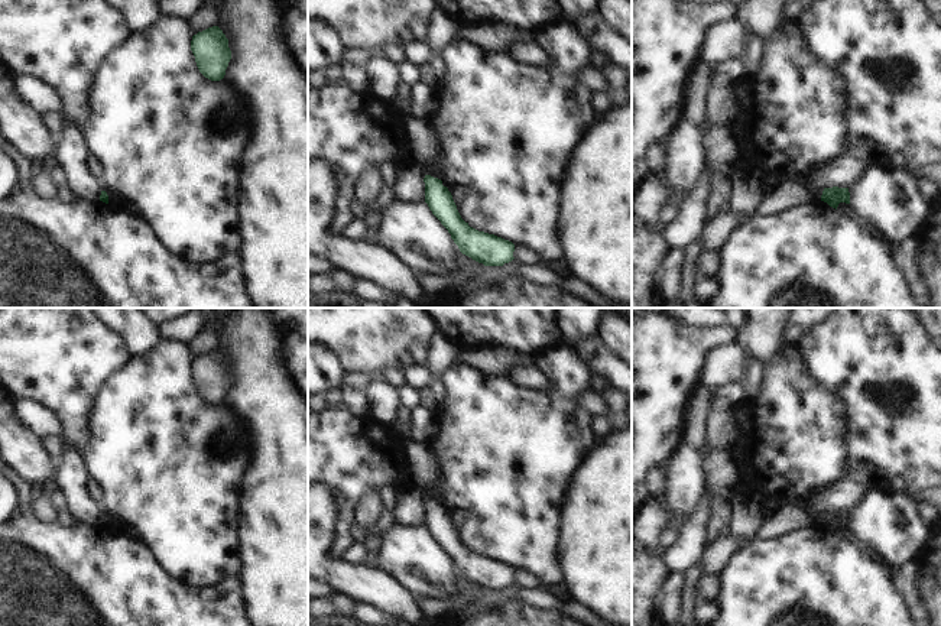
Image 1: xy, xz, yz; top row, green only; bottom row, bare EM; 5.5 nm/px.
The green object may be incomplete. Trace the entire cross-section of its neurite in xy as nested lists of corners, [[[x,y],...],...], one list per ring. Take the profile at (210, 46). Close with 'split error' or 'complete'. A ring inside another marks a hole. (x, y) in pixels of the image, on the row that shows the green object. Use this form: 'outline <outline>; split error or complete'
outline [[[218,26],[208,27],[192,36],[191,51],[199,72],[211,80],[220,81],[231,59],[228,39]]]; complete

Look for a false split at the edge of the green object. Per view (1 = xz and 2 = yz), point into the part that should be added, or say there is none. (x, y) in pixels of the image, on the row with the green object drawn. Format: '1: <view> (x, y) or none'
1: none
2: none

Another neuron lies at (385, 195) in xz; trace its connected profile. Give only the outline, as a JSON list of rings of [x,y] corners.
[[[382,182],[376,197],[374,197],[374,208],[382,211],[386,208],[393,200],[396,200],[396,195],[390,186]]]

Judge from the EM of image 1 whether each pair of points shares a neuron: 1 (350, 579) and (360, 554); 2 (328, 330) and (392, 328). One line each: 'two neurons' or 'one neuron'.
1: two neurons
2: one neuron

